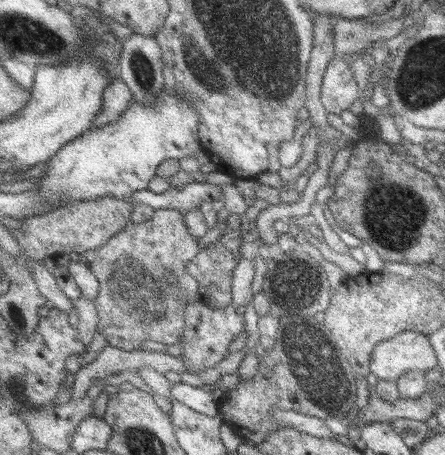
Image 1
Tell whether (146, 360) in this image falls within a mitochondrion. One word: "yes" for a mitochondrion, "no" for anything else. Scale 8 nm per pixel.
no

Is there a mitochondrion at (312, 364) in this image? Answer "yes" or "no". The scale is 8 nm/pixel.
yes

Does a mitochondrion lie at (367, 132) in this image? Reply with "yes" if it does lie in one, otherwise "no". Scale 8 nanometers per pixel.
no

